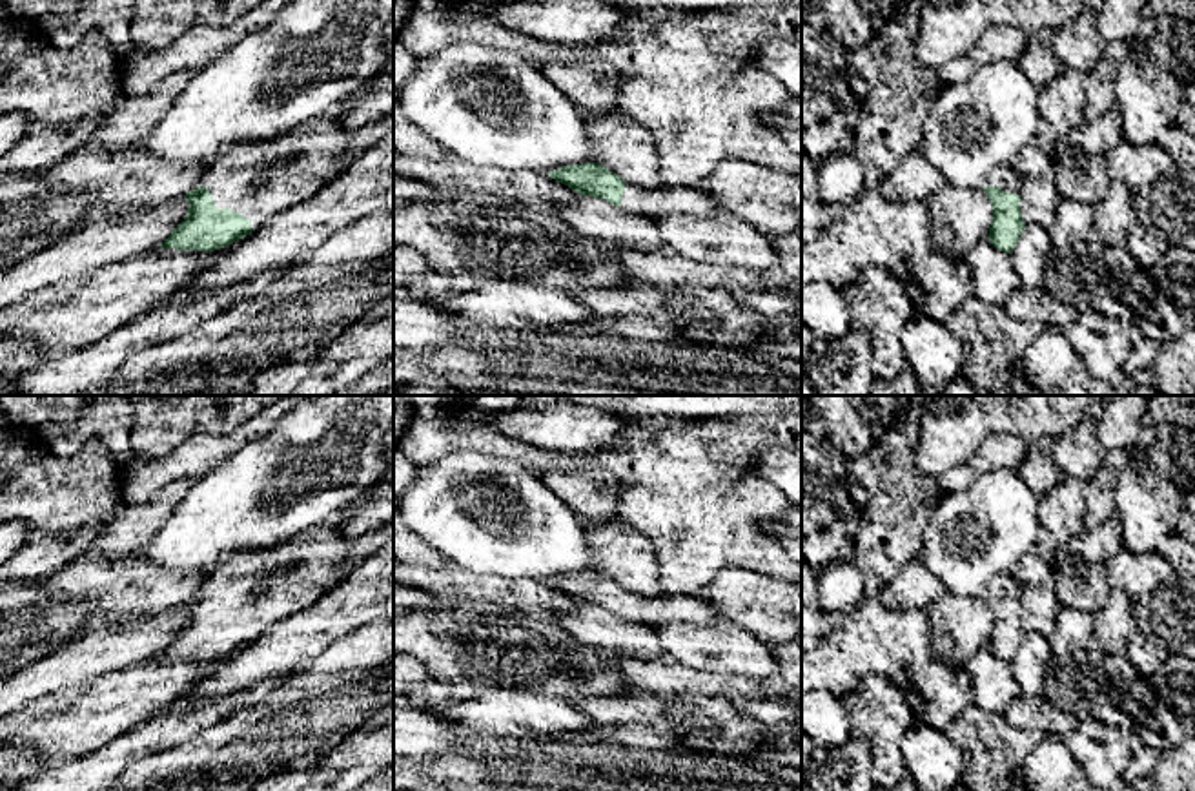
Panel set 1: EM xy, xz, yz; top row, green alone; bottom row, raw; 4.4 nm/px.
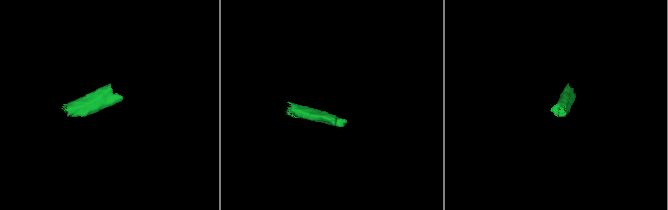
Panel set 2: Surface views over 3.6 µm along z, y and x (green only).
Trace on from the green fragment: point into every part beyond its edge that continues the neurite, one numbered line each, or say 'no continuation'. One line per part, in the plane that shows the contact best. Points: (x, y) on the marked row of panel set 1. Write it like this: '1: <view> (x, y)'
1: xy (259, 181)

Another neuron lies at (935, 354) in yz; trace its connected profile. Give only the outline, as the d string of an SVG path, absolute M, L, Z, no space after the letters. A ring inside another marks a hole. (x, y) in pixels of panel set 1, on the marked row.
M916 313L902 328L902 346L907 366L936 392L962 375L964 344L944 323Z

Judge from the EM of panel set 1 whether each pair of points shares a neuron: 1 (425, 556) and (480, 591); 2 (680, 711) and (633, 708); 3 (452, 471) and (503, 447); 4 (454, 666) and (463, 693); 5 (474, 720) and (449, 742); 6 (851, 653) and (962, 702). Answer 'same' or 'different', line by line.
1: different
2: same
3: different
4: different
5: different
6: same

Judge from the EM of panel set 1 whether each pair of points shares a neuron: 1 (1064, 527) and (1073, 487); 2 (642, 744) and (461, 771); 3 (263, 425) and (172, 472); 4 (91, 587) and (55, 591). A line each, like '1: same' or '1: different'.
1: same
2: different
3: same
4: same

